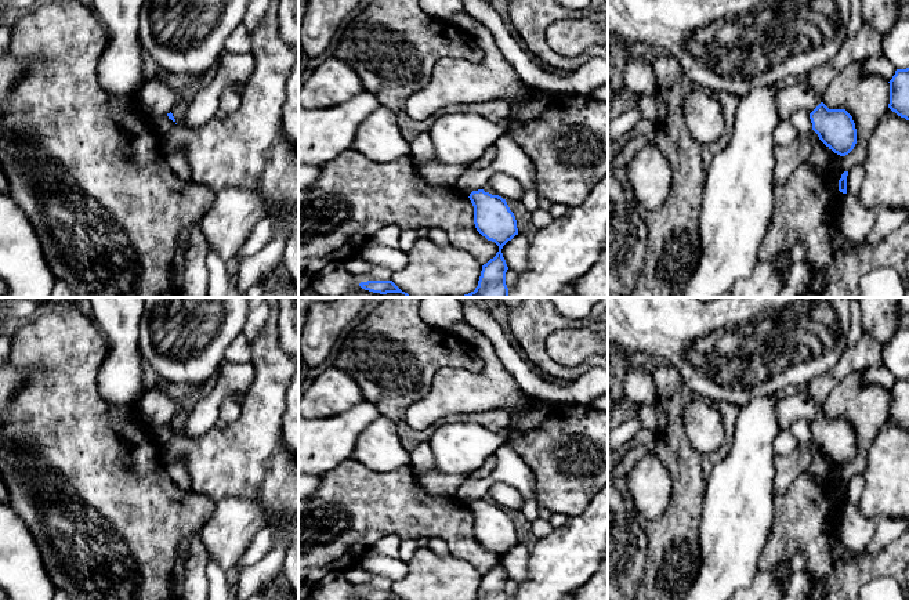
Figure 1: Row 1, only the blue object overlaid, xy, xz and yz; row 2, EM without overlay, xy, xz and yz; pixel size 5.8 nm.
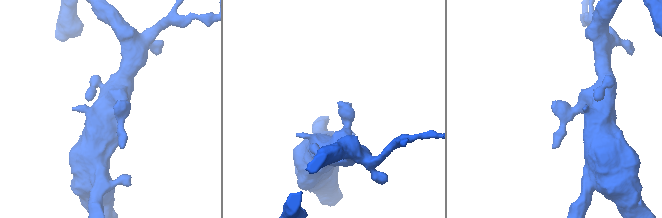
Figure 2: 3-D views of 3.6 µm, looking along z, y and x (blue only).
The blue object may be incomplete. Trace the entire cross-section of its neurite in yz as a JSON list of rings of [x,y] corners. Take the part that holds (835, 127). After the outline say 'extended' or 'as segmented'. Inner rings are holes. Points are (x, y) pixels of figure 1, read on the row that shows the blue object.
[[[821,102],[811,113],[812,130],[834,153],[848,155],[857,144],[857,129],[845,109],[829,109]]]; as segmented

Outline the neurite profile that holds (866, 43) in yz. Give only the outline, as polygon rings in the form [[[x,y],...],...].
[[[863,24],[855,36],[848,36],[839,53],[829,62],[812,69],[807,79],[812,91],[822,97],[833,79],[848,65],[861,64],[869,57],[884,57],[881,35],[868,24]]]

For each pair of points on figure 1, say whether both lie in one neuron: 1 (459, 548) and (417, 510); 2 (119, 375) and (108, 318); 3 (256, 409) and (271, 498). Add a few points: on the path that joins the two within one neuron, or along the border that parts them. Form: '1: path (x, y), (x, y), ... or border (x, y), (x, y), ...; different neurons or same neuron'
1: path (452, 537), (428, 516); same neuron
2: path (119, 361), (119, 332); same neuron
3: path (257, 432), (257, 463), (270, 476); same neuron

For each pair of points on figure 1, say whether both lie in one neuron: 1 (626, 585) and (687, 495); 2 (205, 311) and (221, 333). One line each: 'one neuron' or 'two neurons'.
1: two neurons
2: one neuron

